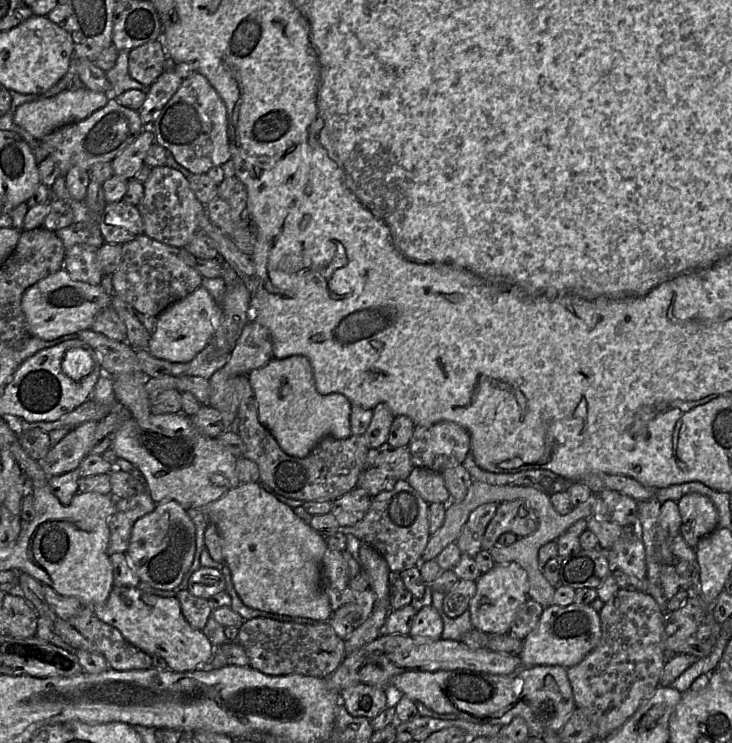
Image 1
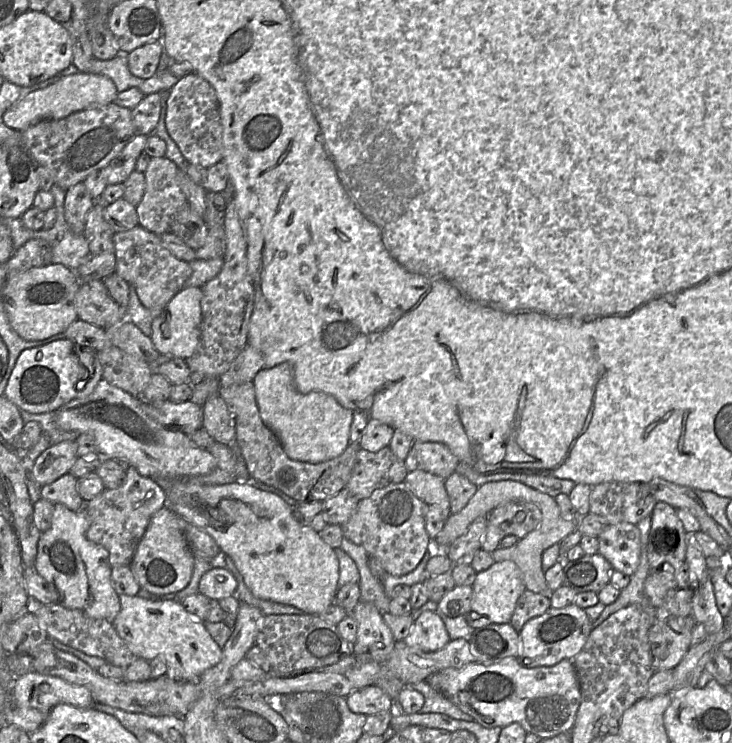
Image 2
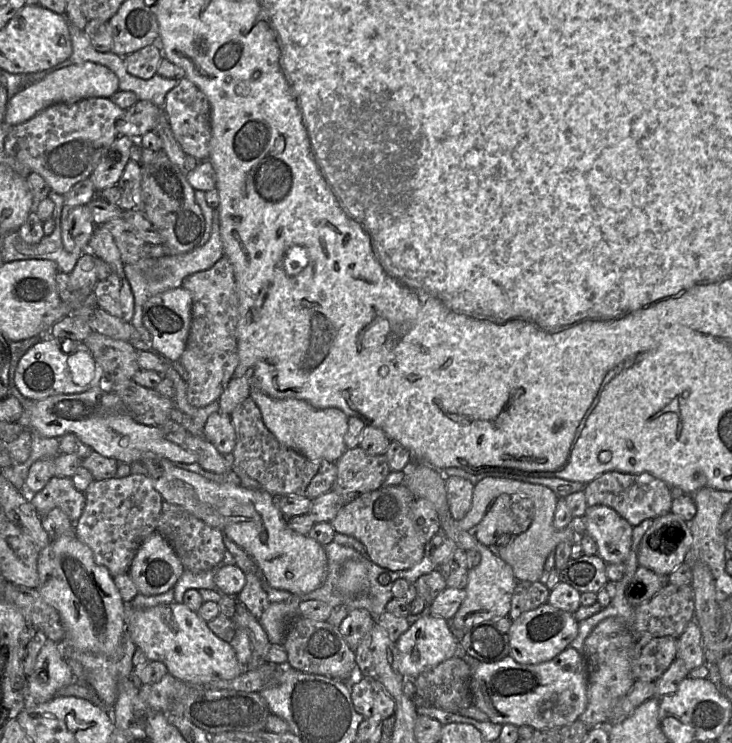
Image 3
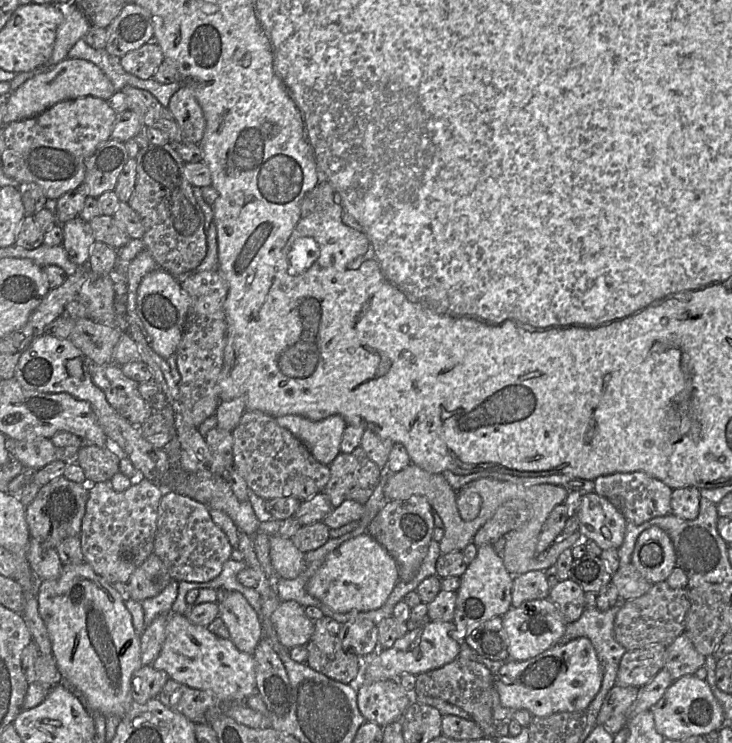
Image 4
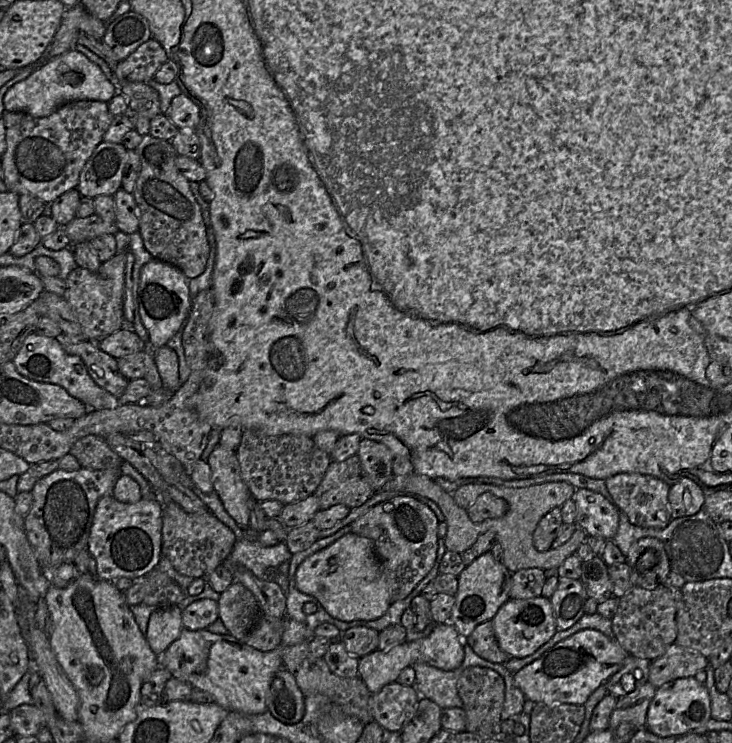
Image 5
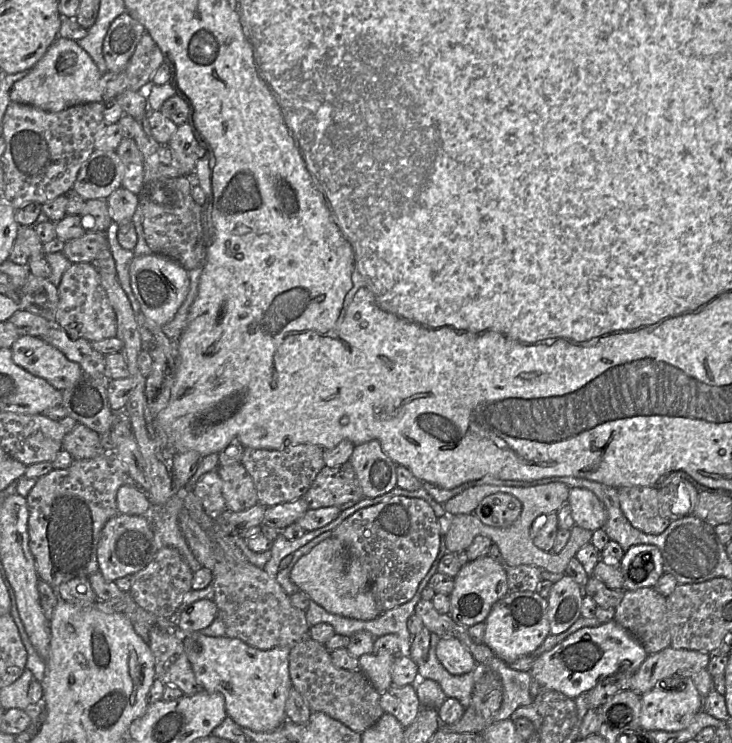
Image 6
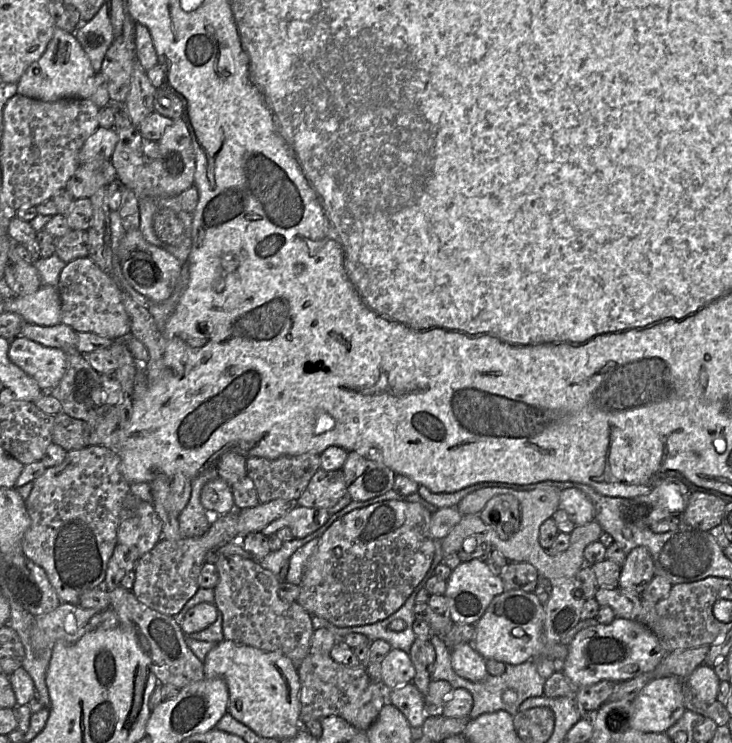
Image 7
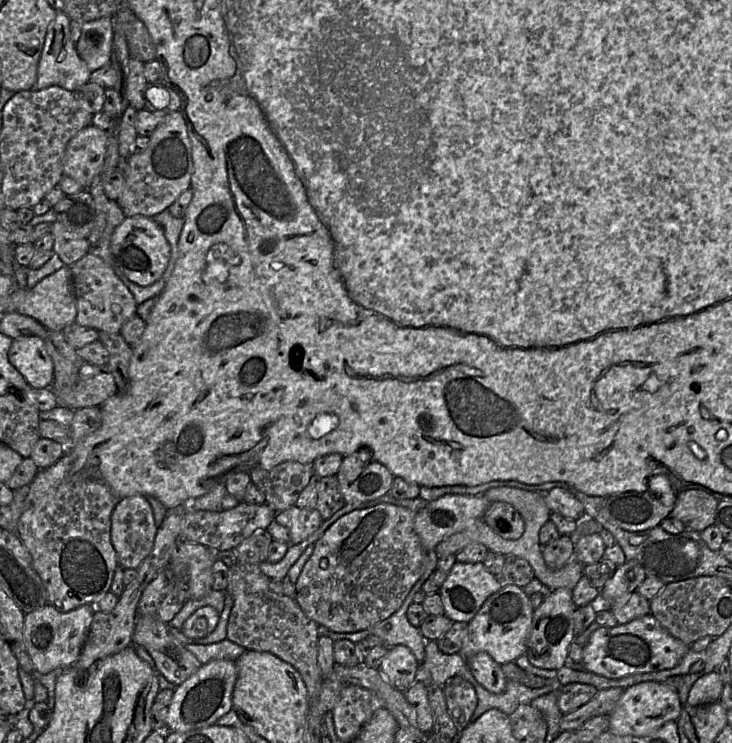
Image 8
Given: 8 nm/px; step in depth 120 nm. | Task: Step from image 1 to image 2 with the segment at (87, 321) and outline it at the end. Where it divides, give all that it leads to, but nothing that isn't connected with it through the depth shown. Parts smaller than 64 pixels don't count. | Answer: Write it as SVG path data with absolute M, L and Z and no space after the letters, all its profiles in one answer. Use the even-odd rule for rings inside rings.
M62 264L34 267L9 278L1 293L10 325L21 338L28 341L44 340L64 333L78 319L75 295L80 282L75 271Z

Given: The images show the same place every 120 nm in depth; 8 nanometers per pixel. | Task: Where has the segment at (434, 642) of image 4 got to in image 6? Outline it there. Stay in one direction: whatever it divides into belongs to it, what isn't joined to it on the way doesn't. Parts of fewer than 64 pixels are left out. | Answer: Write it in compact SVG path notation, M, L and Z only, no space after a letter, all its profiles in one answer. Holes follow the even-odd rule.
M441 638L436 646L436 656L452 675L469 673L477 664L472 653L455 638ZM364 654L359 657L359 670L366 675L379 694L392 684L392 667L396 655Z

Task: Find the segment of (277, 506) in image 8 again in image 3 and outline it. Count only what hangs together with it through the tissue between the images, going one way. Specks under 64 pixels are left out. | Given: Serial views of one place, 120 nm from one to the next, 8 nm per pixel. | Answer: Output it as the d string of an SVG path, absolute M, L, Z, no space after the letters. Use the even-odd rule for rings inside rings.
M250 396L233 410L230 417L236 433L236 445L232 452L234 463L272 496L299 495L313 500L332 489L337 477L336 463L311 461L282 445L264 425L260 409Z

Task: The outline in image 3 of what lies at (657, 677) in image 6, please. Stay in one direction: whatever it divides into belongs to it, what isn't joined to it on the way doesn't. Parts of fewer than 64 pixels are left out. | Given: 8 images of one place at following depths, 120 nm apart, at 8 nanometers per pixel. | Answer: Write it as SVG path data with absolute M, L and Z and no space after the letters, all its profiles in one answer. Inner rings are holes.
M694 619L677 638L676 658L681 659L689 671L705 663L702 648L702 633L700 626Z

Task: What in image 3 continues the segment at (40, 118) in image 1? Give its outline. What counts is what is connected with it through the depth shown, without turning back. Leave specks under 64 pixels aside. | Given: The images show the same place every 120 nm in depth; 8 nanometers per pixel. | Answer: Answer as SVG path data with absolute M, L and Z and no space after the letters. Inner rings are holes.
M91 61L82 64L72 64L54 71L43 79L19 90L8 100L5 122L10 126L24 123L42 110L58 103L74 104L83 99L93 97L110 98L118 91L118 86L117 75L104 65Z

